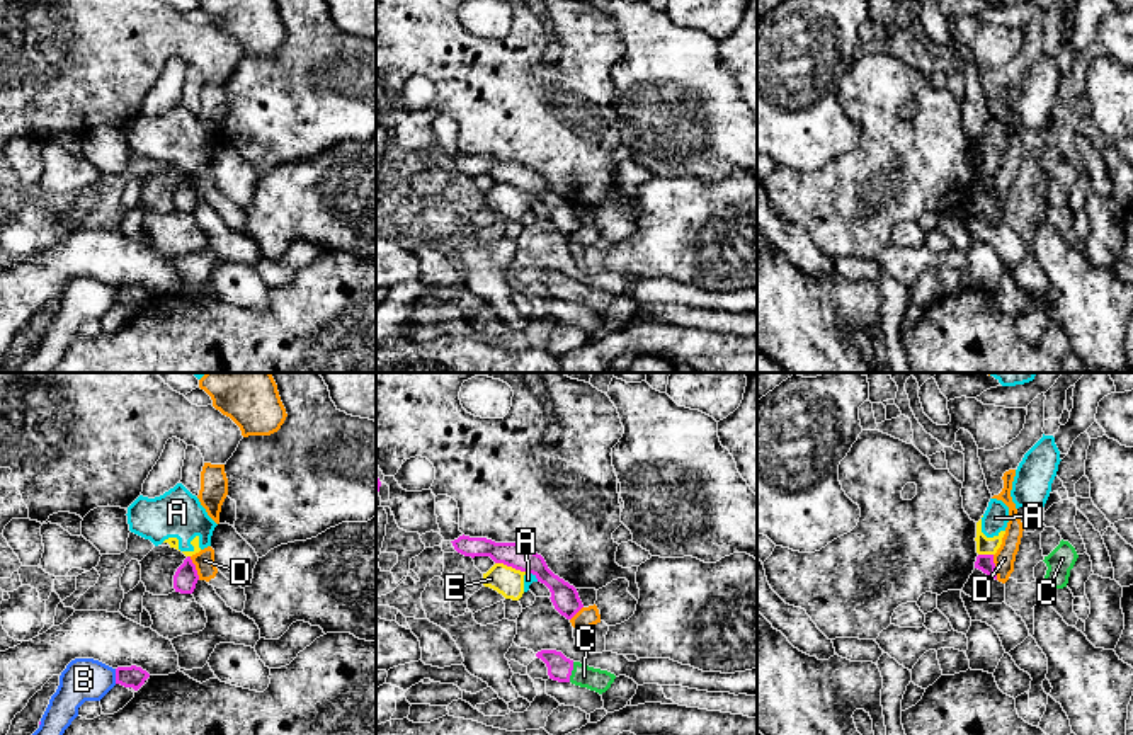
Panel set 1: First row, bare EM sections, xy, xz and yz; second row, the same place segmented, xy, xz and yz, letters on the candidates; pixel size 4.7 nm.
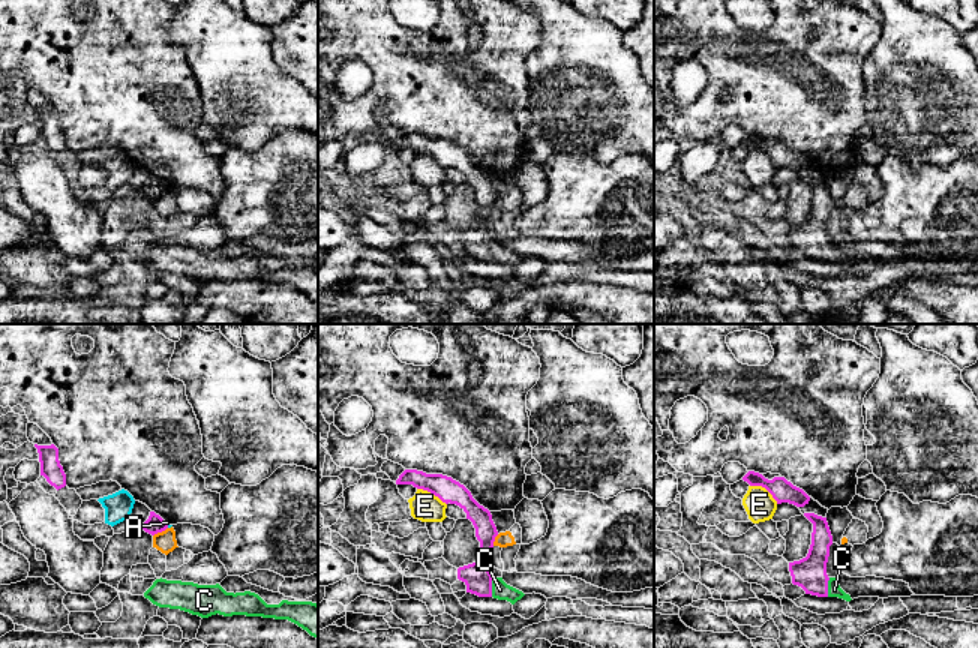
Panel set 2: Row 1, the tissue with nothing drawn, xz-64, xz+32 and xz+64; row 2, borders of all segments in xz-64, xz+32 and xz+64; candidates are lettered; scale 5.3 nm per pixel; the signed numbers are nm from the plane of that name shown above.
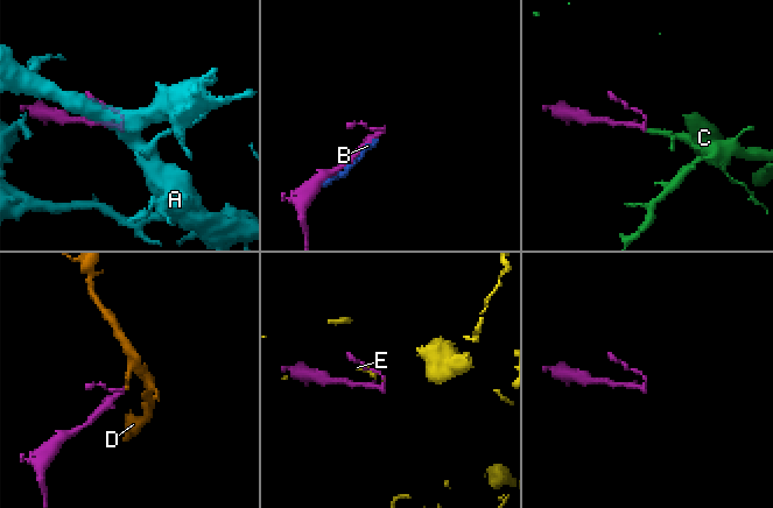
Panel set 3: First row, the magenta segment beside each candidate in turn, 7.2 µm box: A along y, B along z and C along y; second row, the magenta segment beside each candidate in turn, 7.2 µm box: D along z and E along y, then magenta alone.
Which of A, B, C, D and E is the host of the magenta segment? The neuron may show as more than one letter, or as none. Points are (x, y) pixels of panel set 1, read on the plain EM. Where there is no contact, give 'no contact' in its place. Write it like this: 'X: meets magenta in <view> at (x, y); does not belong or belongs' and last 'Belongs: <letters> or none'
A: meets magenta in xz at (533, 193); does not belong
B: meets magenta in xy at (116, 295); does not belong
C: meets magenta in xz at (570, 291); belongs
D: meets magenta in yz at (994, 186); does not belong
E: meets magenta in xz at (512, 186); does not belong
Belongs: C

